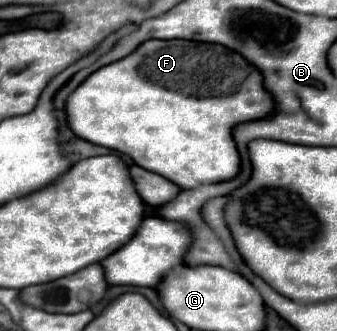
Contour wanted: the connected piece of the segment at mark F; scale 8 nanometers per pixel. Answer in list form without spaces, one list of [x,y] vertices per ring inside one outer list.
[[[147,40],[125,60],[93,72],[67,100],[73,132],[93,144],[131,156],[141,168],[161,174],[181,188],[217,184],[239,174],[241,158],[233,128],[275,114],[275,100],[263,88],[263,76],[241,54],[221,46],[187,40]]]

